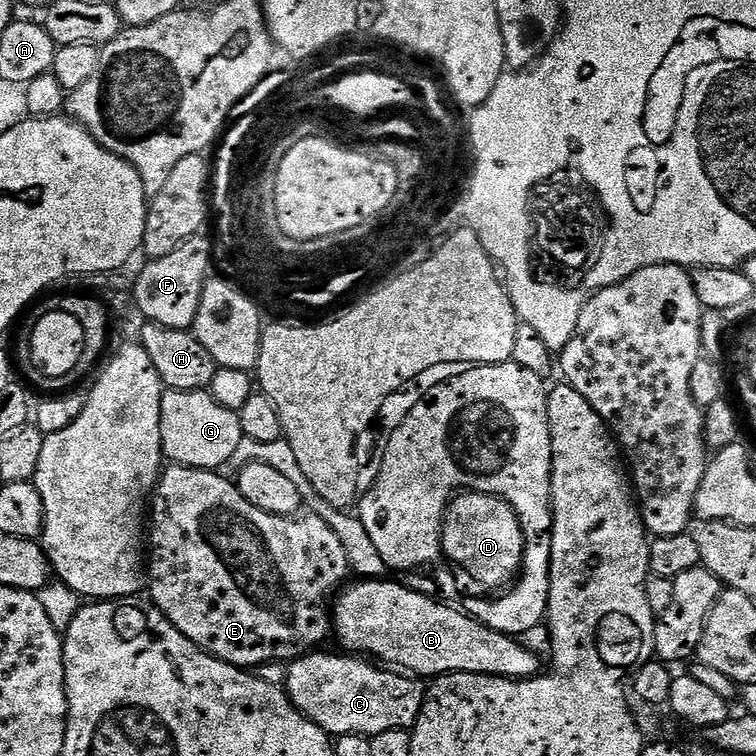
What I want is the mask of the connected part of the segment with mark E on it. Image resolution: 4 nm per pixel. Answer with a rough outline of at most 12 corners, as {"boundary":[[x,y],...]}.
{"boundary":[[165,467],[146,592],[245,670],[333,631],[350,571],[311,514]]}

